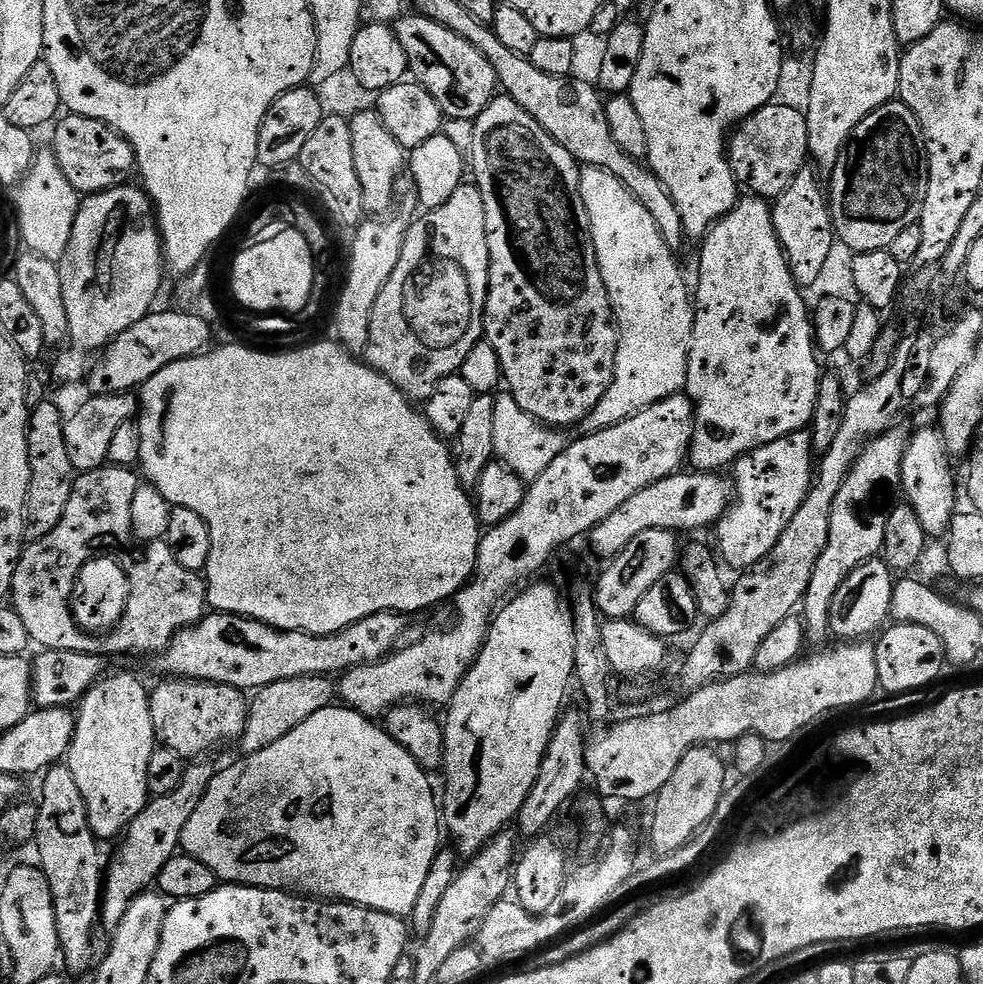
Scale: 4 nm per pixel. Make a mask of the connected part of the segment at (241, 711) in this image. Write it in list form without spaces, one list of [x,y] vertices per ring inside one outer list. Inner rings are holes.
[[[179,678],[161,679],[161,684],[150,692],[150,718],[154,718],[156,739],[163,747],[174,750],[185,758],[200,758],[203,752],[216,748],[219,744],[239,741],[246,730],[250,711],[250,700],[241,689],[225,684],[215,684],[205,680],[181,680]]]

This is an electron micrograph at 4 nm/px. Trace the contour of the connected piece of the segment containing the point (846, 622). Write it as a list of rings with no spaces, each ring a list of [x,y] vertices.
[[[883,559],[867,560],[855,568],[834,596],[830,612],[831,635],[844,642],[864,642],[875,637],[889,623],[893,587],[894,572]]]

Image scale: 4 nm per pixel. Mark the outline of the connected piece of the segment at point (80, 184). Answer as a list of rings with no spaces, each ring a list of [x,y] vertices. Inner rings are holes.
[[[68,114],[55,128],[50,151],[56,156],[62,174],[66,174],[66,182],[70,182],[70,186],[74,186],[81,197],[93,196],[129,183],[128,175],[131,172],[133,175],[136,168],[136,155],[130,142],[110,125],[94,118]]]

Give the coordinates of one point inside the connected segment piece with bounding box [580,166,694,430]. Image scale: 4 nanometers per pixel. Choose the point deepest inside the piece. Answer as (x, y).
(652, 304)

